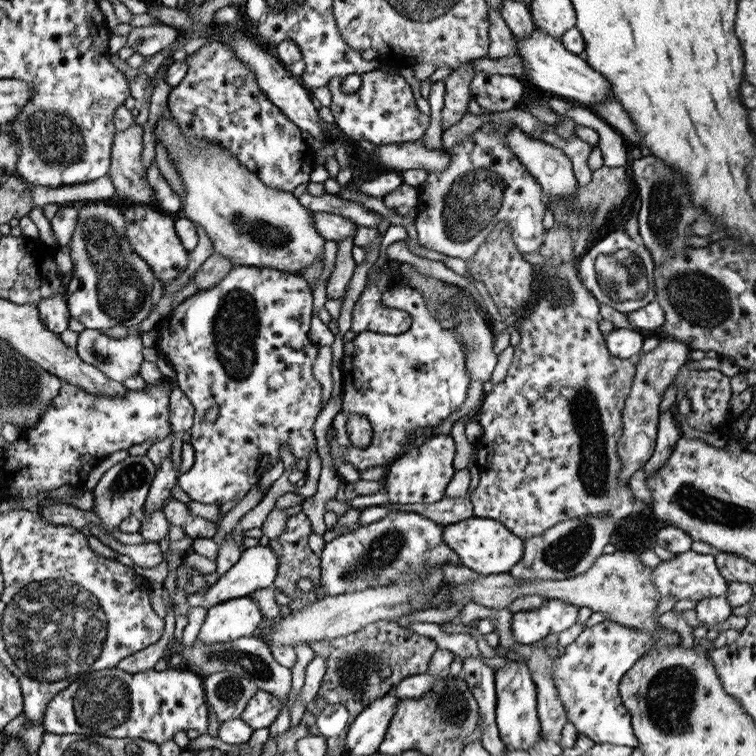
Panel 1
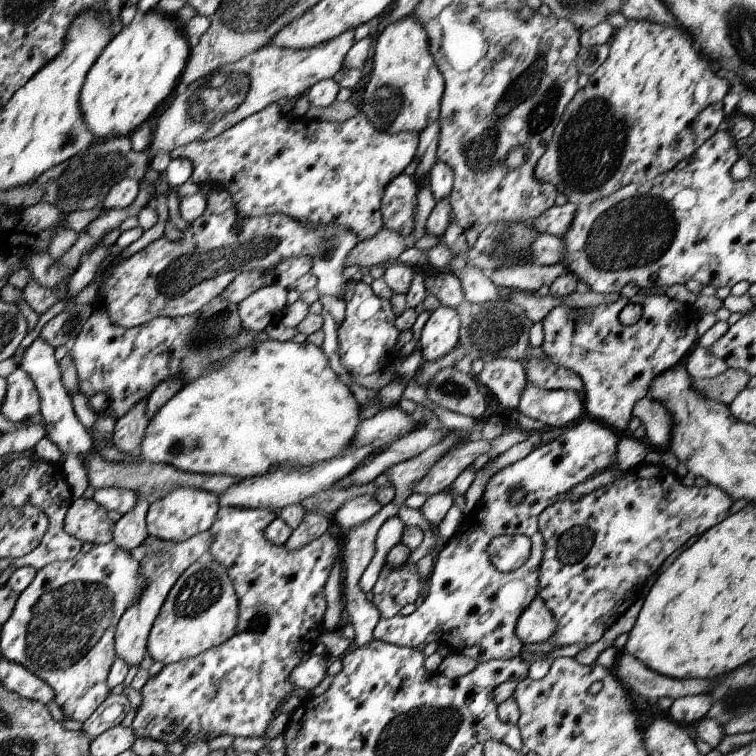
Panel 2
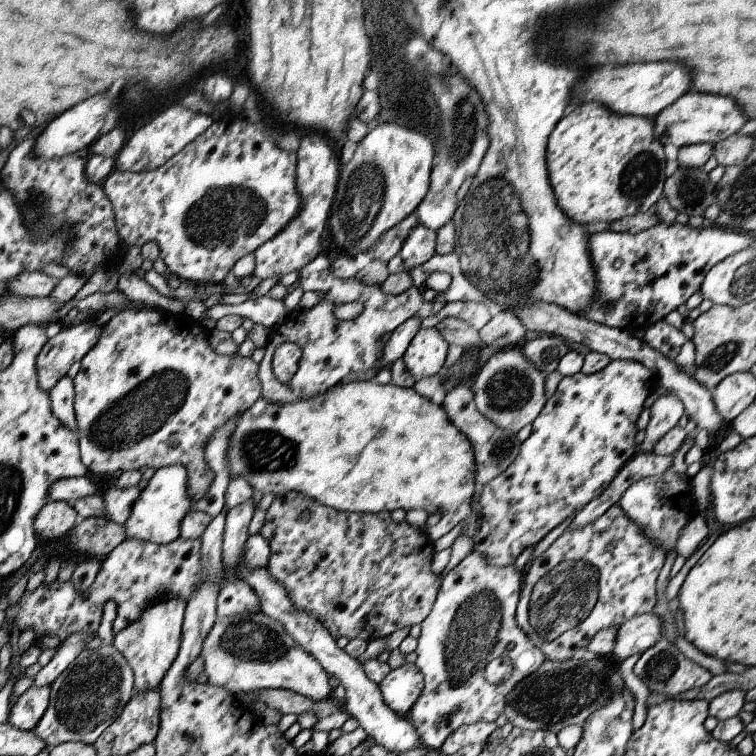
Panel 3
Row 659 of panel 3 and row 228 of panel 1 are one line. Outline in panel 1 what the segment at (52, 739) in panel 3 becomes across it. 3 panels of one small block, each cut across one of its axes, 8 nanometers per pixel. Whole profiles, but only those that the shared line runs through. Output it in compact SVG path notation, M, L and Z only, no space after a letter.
M88 201L81 202L78 204L78 211L80 211L80 216L78 216L78 224L76 224L76 228L74 228L74 232L72 232L72 238L70 238L70 257L72 261L72 277L69 282L68 294L67 294L67 305L68 311L70 311L70 316L72 318L76 318L78 322L84 324L86 329L108 329L114 328L114 326L134 326L134 324L138 324L138 322L142 322L146 316L148 316L148 312L150 312L150 306L152 306L152 302L150 302L150 294L152 294L152 278L150 276L154 276L154 272L152 272L149 264L141 257L141 255L137 254L137 251L134 249L130 242L130 238L127 235L127 219L125 213L120 210L120 208L115 208L114 206L110 206L108 202L102 201Z

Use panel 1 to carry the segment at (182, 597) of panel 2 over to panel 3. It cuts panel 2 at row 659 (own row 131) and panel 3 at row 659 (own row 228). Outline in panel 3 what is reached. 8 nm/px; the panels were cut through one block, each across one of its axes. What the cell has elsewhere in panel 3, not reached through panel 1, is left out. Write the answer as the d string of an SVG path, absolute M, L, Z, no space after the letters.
M262 612L217 617L212 630L203 642L200 655L205 660L203 674L207 676L207 682L227 688L234 695L241 692L247 693L256 688L283 688L312 699L314 702L332 698L333 689L328 683L330 675L322 668L322 665L286 632L282 623Z

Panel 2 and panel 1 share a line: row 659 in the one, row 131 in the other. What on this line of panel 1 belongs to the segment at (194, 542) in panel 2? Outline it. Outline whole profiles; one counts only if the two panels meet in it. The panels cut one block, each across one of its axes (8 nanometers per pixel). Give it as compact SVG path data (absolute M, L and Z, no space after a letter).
M136 121L120 132L116 132L112 148L112 168L109 169L110 178L116 183L117 195L126 203L132 205L156 205L154 188L146 178L146 170L142 163L142 126Z

